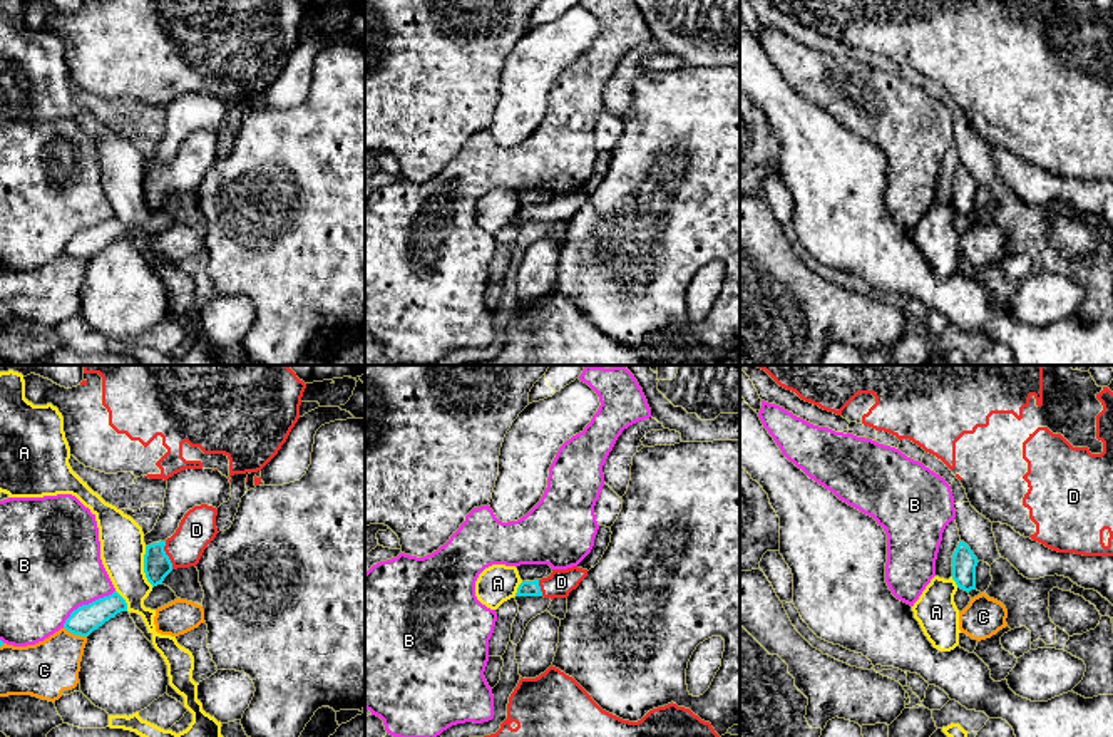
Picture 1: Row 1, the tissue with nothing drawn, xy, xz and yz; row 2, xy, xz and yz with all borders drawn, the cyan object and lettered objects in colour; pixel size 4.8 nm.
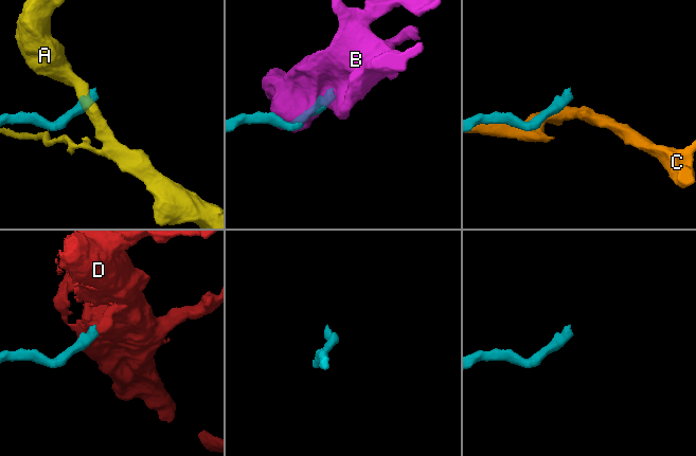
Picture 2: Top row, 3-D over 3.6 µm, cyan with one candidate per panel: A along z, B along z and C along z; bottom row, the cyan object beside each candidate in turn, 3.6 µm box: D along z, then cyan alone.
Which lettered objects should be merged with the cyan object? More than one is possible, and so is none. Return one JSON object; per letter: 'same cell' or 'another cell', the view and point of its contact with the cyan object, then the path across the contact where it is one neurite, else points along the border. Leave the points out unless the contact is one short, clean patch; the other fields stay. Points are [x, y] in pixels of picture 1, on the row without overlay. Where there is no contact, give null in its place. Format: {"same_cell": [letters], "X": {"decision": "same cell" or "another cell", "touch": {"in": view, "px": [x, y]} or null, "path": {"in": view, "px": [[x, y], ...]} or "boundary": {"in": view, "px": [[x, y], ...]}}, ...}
{"same_cell": ["D"], "A": {"decision": "another cell", "touch": {"in": "xy", "px": [144, 191]}, "boundary": {"in": "xy", "px": [[144, 171], [144, 201], [153, 211]]}}, "B": {"decision": "another cell", "touch": {"in": "xy", "px": [86, 230]}}, "C": {"decision": "another cell", "touch": {"in": "xy", "px": [76, 258]}}, "D": {"decision": "same cell", "touch": {"in": "xy", "px": [166, 180]}, "path": {"in": "xy", "px": [[158, 190], [166, 180], [196, 154]]}}}

